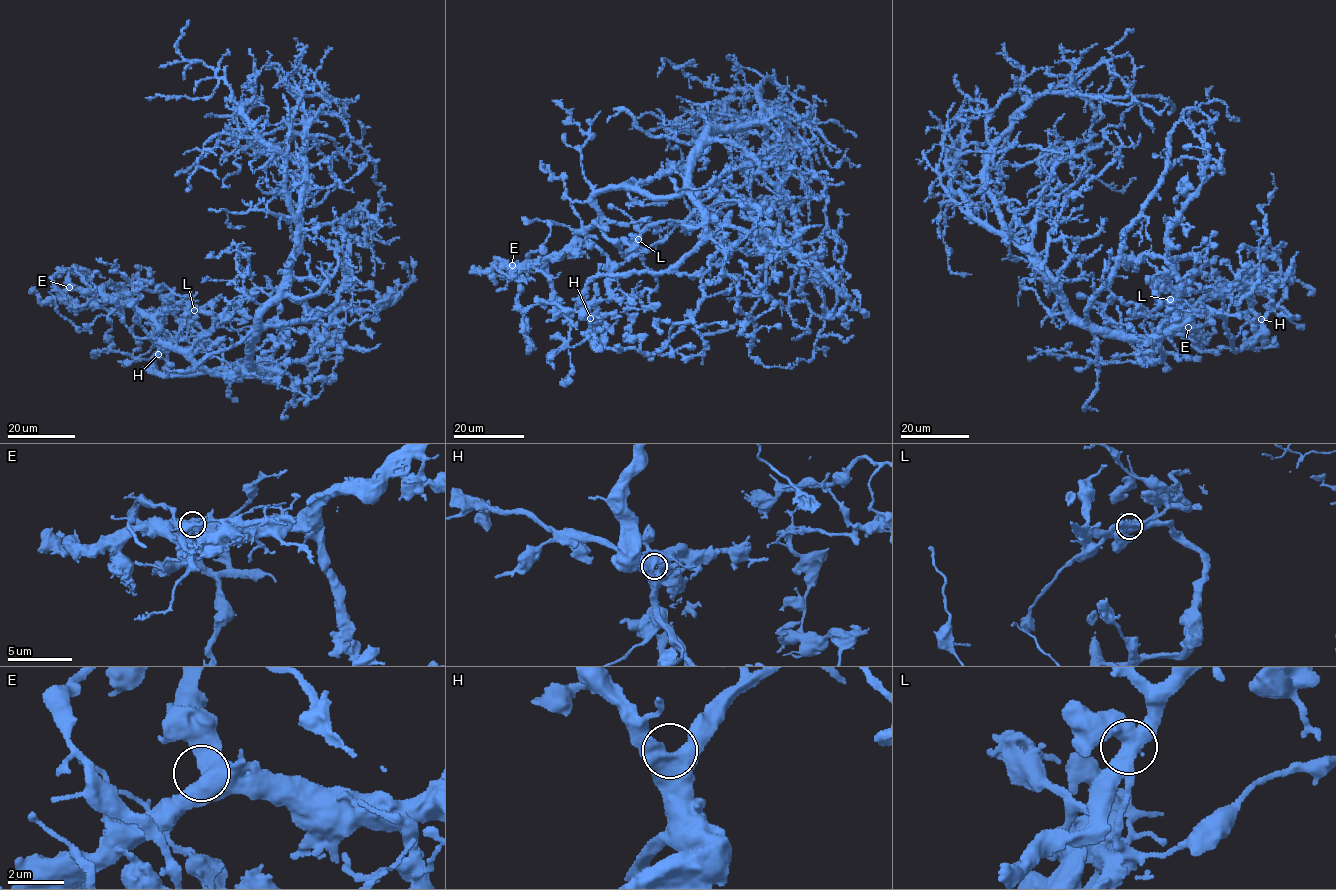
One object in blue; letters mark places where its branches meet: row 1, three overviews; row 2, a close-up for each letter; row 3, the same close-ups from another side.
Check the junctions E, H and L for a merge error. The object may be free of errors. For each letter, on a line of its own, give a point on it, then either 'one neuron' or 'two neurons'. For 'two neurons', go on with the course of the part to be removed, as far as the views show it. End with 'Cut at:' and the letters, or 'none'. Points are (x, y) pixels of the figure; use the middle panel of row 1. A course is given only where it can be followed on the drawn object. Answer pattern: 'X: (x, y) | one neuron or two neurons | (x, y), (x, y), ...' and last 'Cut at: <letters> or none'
E: (512, 265) | one neuron
H: (590, 318) | one neuron
L: (638, 239) | two neurons | (637, 239), (637, 253), (613, 267), (608, 257), (583, 234), (580, 217), (570, 202)
Cut at: L

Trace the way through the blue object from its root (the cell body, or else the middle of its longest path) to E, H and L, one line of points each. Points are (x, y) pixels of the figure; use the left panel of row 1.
E: (250, 365), (234, 372), (203, 370), (182, 352), (153, 337), (157, 324), (133, 302), (69, 287)
H: (250, 365), (256, 373), (268, 376), (270, 374), (255, 368), (229, 368), (162, 376), (152, 370), (158, 354)
L: (250, 365), (234, 372), (204, 371), (182, 352), (153, 337), (159, 328), (175, 339), (186, 314), (193, 310)

